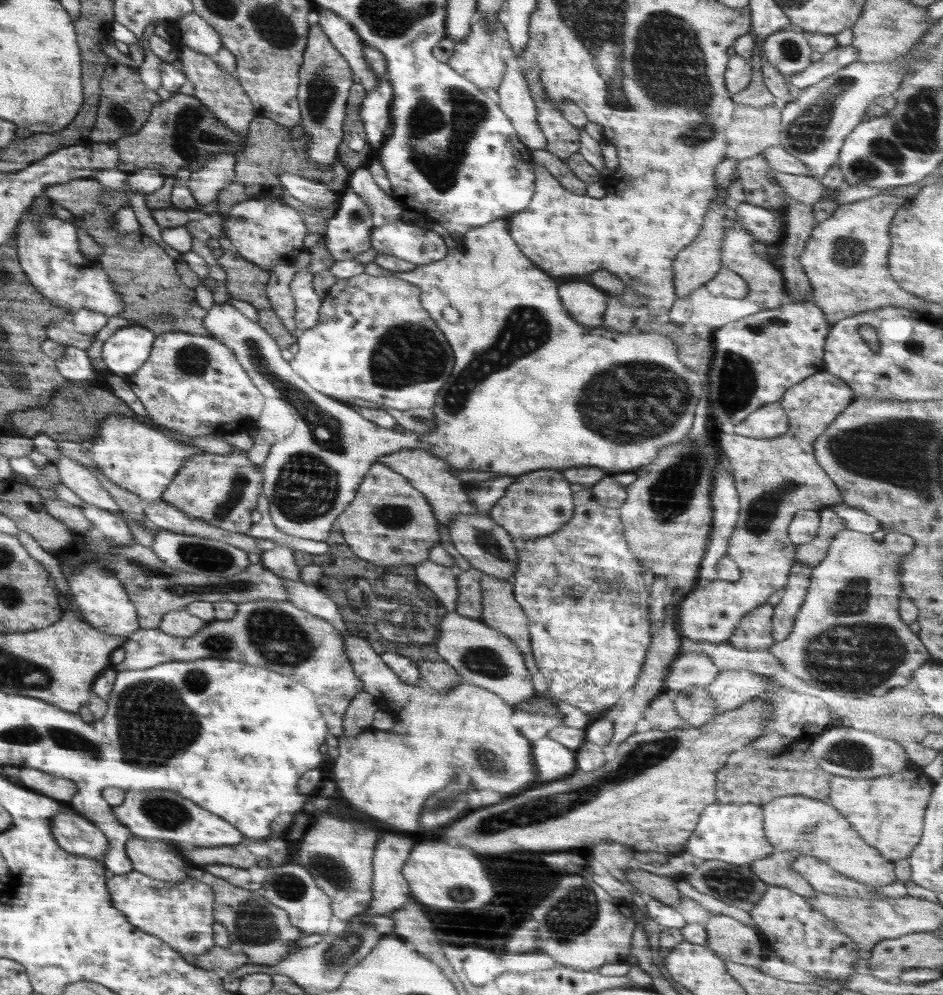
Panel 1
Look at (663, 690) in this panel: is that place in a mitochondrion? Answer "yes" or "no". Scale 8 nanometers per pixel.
no

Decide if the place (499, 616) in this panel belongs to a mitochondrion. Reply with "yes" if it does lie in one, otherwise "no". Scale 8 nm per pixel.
no

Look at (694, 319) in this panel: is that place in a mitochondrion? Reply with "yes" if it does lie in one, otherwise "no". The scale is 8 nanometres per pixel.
no

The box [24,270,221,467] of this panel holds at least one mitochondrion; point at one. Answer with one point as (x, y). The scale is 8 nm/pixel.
(191, 360)

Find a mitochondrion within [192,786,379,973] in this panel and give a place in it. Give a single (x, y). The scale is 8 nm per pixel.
(254, 924)

